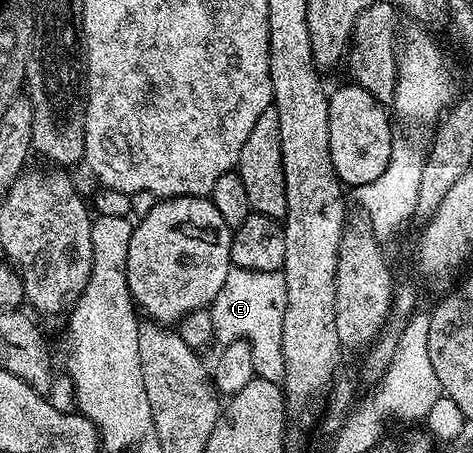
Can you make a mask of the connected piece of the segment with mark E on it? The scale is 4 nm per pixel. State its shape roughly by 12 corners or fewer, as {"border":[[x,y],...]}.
{"border":[[231,267],[214,340],[246,340],[257,376],[285,378],[282,270]]}

